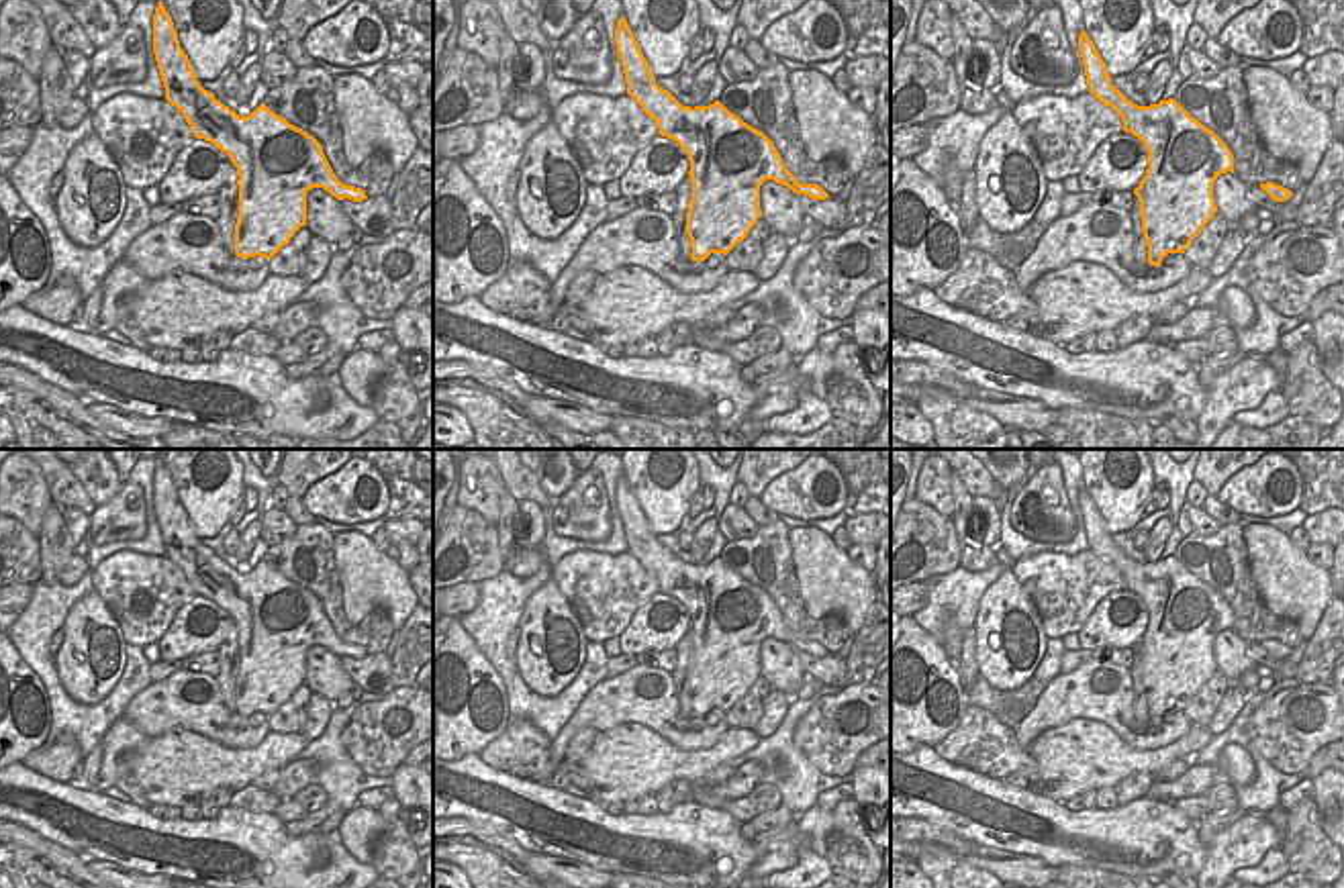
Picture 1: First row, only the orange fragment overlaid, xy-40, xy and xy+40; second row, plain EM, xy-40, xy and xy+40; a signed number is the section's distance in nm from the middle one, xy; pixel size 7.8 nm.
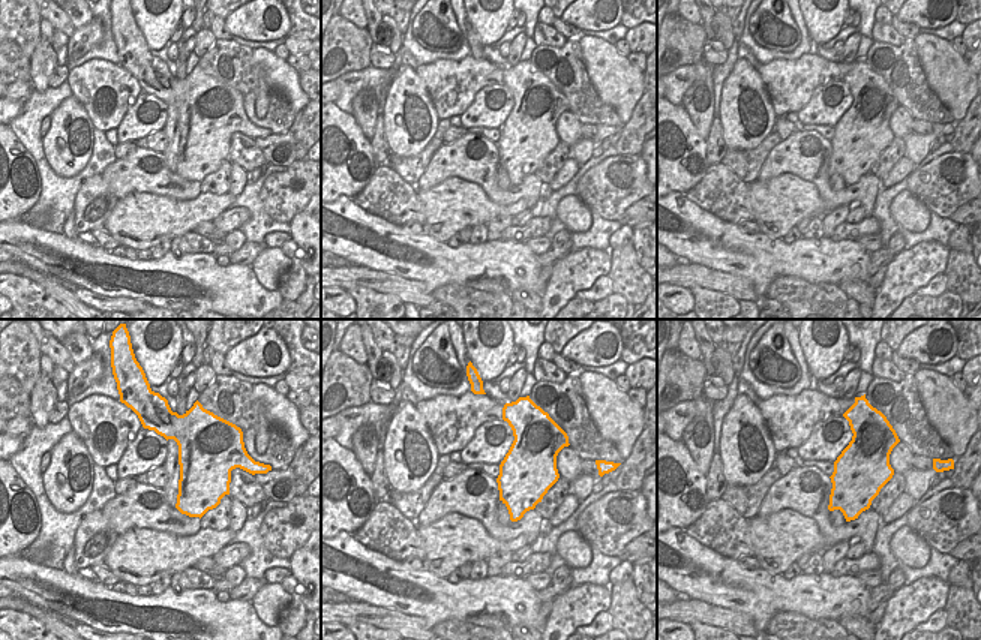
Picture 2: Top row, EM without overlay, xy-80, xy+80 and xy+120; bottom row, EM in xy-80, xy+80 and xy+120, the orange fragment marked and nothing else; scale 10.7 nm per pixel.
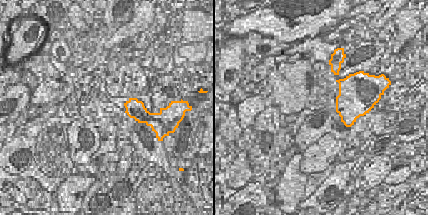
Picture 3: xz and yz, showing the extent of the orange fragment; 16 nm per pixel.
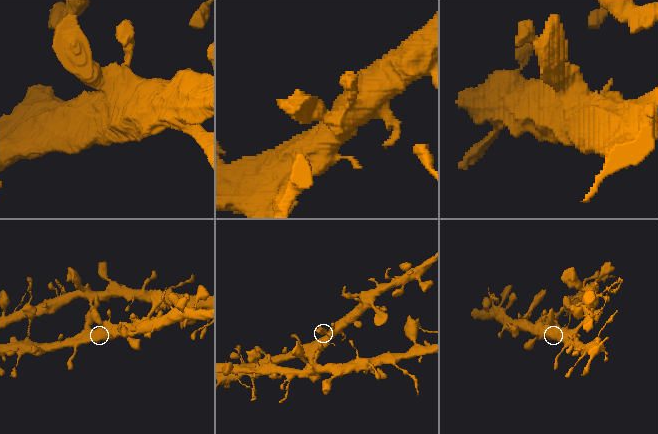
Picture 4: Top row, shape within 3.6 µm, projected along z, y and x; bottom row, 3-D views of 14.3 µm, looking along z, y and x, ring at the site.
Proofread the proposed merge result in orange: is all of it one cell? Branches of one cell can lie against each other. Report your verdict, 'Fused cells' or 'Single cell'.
Single cell.

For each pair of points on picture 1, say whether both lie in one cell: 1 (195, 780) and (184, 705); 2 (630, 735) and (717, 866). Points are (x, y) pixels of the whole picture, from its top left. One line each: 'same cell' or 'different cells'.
1: different cells
2: different cells

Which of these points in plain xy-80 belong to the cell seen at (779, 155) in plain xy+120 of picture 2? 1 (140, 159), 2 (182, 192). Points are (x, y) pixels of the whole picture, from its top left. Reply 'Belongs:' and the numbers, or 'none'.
Belongs: 1, 2

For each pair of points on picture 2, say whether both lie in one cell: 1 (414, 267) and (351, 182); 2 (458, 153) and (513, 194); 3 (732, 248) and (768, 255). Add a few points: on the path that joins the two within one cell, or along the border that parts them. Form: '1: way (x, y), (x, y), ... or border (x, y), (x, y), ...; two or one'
1: border (350, 197), (341, 195), (336, 200); two
2: way (473, 168), (498, 194); one
3: way (741, 254), (759, 255); one

